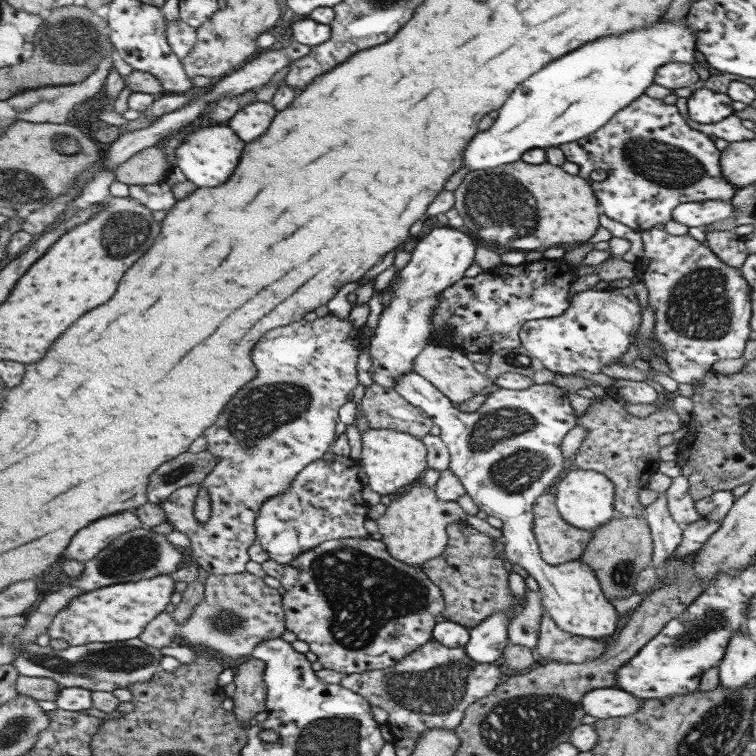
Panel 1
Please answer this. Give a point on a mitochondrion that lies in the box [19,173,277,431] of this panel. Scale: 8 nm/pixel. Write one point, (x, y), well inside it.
(126, 230)

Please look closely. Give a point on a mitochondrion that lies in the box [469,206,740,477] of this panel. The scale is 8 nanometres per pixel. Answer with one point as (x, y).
(700, 307)

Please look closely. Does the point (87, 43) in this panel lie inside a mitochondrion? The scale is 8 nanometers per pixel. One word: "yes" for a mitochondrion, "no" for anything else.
yes

